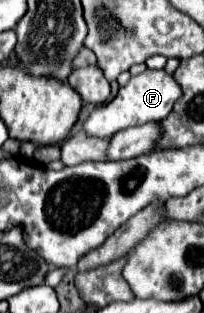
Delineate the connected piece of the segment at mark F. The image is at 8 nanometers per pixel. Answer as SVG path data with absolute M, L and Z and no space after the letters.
M145 70L137 76L131 76L131 80L119 88L119 94L103 106L97 106L89 118L85 120L85 132L97 138L109 138L119 130L125 130L129 126L139 126L145 122L153 122L153 120L163 120L169 116L169 112L173 110L173 104L183 96L181 86L173 80L171 74L167 74L165 70Z

